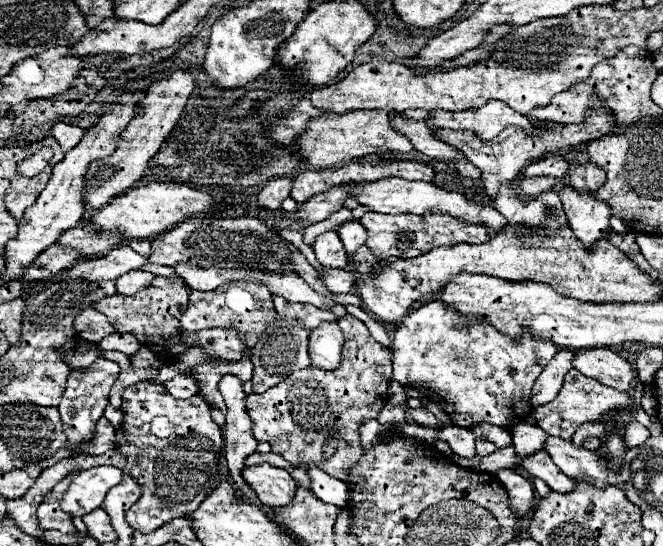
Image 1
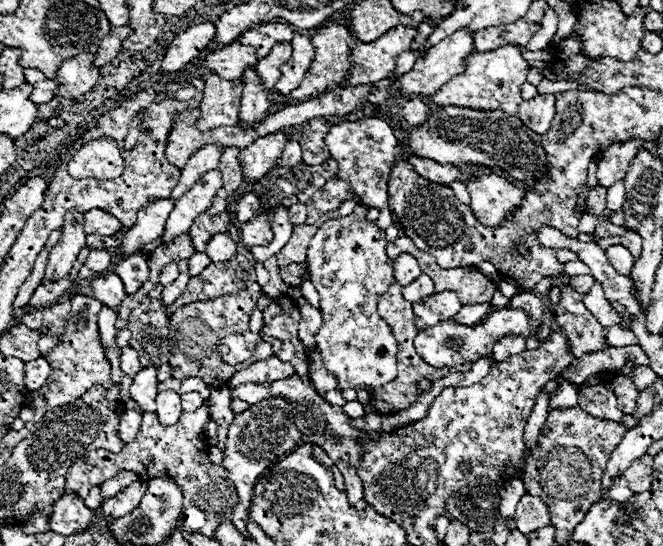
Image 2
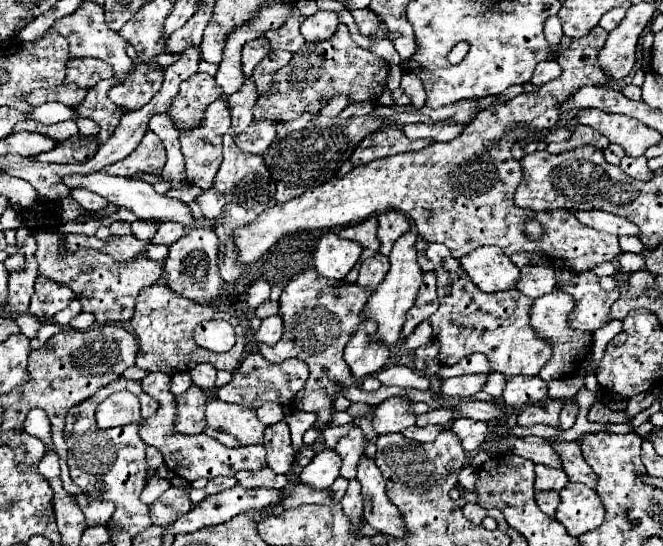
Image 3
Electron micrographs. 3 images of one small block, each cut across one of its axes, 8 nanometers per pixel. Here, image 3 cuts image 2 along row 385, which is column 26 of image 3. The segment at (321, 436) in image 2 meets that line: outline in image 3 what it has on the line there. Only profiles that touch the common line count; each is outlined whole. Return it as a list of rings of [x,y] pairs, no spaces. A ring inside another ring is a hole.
[[[34,238],[26,240],[26,248],[24,248],[24,256],[26,256],[26,266],[20,272],[12,272],[8,276],[8,302],[6,302],[6,310],[10,316],[18,316],[28,312],[28,304],[30,298],[34,294],[34,282],[36,282],[36,242]]]

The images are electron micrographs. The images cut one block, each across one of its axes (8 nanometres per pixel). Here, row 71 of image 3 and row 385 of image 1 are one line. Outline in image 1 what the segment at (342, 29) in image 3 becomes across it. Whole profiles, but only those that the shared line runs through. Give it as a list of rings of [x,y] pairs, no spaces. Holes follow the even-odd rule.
[[[346,314],[336,320],[340,330],[344,332],[344,350],[342,350],[342,362],[332,372],[318,372],[318,368],[308,366],[304,370],[298,370],[290,374],[284,382],[280,382],[276,388],[270,388],[264,394],[250,394],[246,398],[246,408],[252,418],[252,432],[258,442],[268,442],[272,446],[272,452],[278,452],[282,458],[286,458],[296,468],[308,470],[310,464],[316,464],[320,470],[330,474],[338,480],[348,480],[350,470],[354,464],[358,464],[362,456],[360,436],[358,430],[366,420],[376,420],[380,410],[386,406],[386,392],[388,384],[392,380],[392,354],[386,346],[378,344],[362,320]],[[328,436],[338,440],[336,452],[330,458],[324,458],[324,446],[328,442]]]

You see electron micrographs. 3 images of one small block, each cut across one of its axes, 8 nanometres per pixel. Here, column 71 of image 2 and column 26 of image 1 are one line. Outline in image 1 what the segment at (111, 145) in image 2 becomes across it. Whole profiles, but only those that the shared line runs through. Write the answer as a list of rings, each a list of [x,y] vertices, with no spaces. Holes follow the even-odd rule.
[[[42,148],[38,154],[34,154],[28,160],[24,160],[18,170],[22,174],[26,174],[26,176],[36,176],[38,172],[42,172],[46,168],[46,164],[48,164],[50,158],[52,158],[52,150],[50,148]]]

